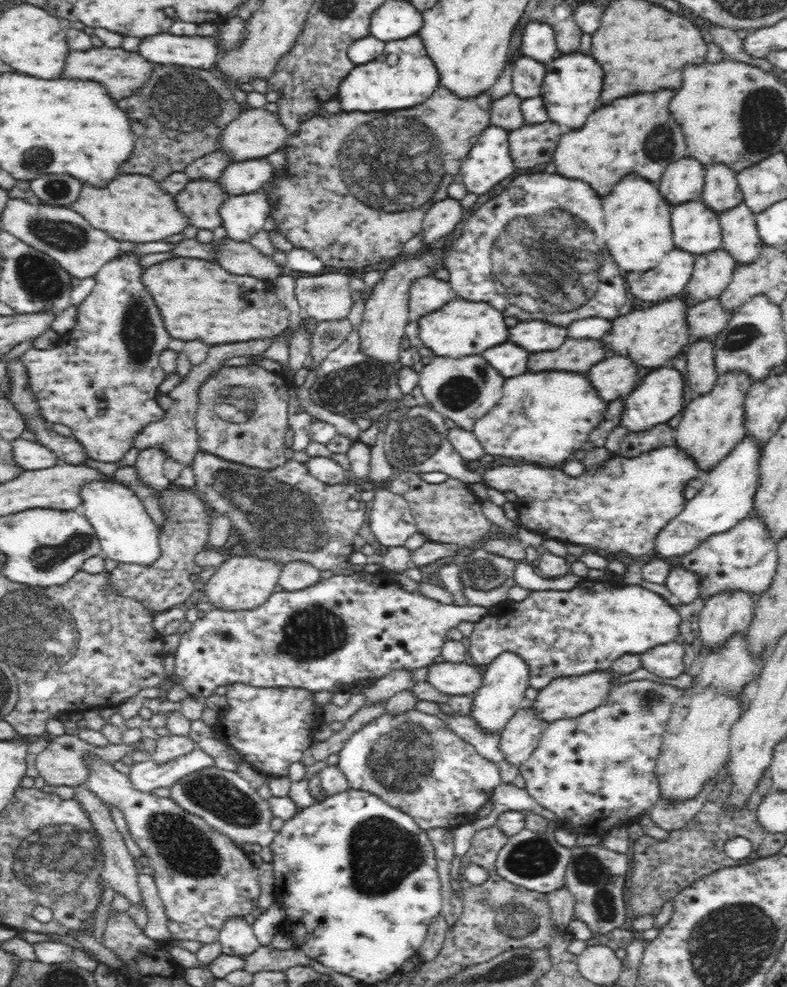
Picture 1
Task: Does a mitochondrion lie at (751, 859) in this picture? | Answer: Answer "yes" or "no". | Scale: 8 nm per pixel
no

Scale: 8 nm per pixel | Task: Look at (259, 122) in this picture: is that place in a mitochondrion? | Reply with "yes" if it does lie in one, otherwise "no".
no

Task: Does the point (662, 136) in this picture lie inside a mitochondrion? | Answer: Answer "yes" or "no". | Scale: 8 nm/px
yes

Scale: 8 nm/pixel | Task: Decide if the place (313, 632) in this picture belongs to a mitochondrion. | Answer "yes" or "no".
yes

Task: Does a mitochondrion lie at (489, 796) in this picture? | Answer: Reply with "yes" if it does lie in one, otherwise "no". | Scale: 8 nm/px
no

